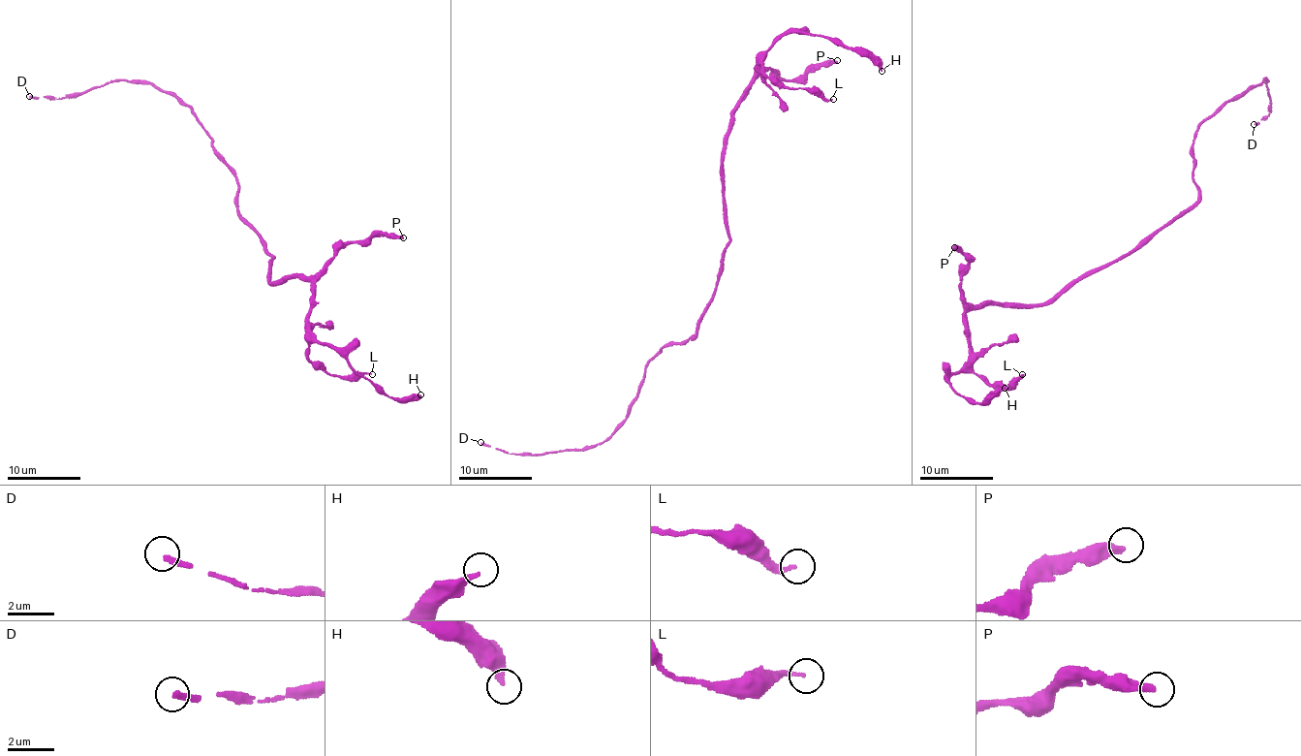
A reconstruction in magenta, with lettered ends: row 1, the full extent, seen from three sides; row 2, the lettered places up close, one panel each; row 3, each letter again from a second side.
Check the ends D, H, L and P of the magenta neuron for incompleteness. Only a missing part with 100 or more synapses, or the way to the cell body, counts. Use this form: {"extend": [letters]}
{"extend": ["D"]}

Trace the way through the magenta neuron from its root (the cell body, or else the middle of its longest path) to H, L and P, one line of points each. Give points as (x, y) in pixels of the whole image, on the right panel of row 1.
H: (1136, 246), (1044, 301), (985, 302), (965, 314), (969, 362), (948, 378), (950, 386), (980, 404), (1005, 388)
L: (1136, 246), (1086, 271), (1044, 301), (985, 302), (965, 314), (971, 367), (991, 384), (1006, 389), (1022, 374)
P: (1136, 246), (1086, 271), (1044, 301), (978, 306), (964, 300), (961, 276), (970, 260), (954, 247)

